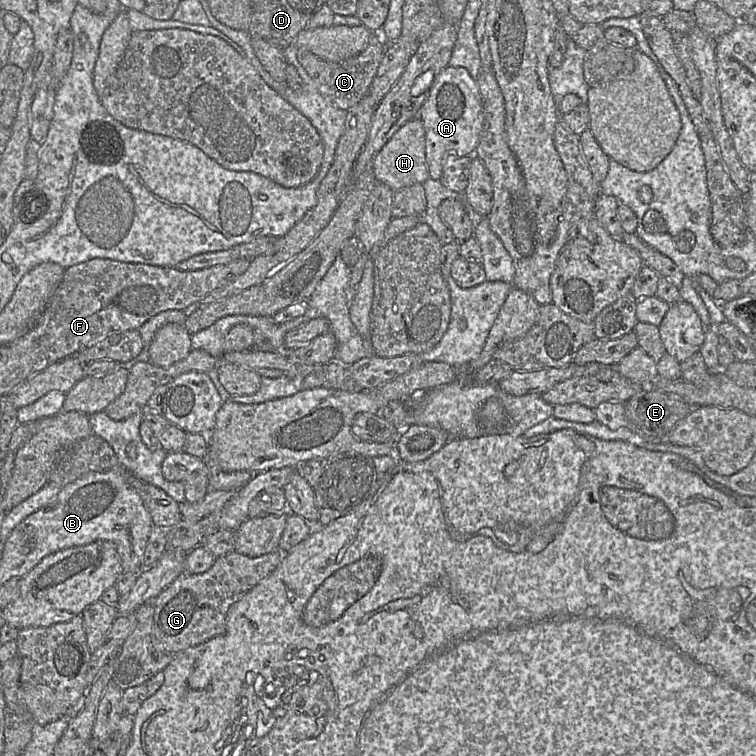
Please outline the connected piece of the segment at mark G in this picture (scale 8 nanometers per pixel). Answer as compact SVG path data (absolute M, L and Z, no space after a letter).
M279 549L258 557L249 557L233 550L217 557L206 572L181 573L152 601L153 647L159 652L177 654L223 634L229 608L269 575L280 564L283 555Z

